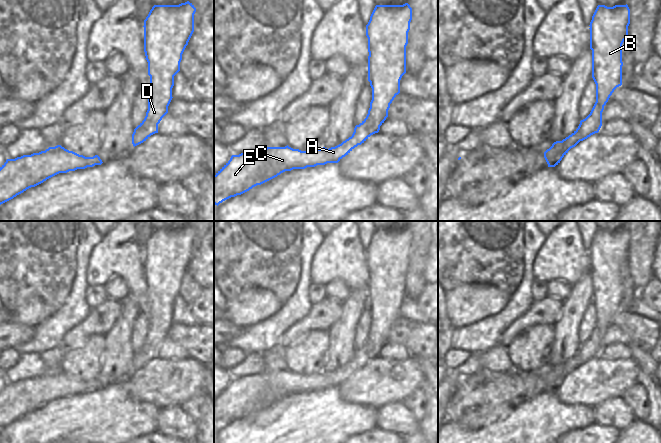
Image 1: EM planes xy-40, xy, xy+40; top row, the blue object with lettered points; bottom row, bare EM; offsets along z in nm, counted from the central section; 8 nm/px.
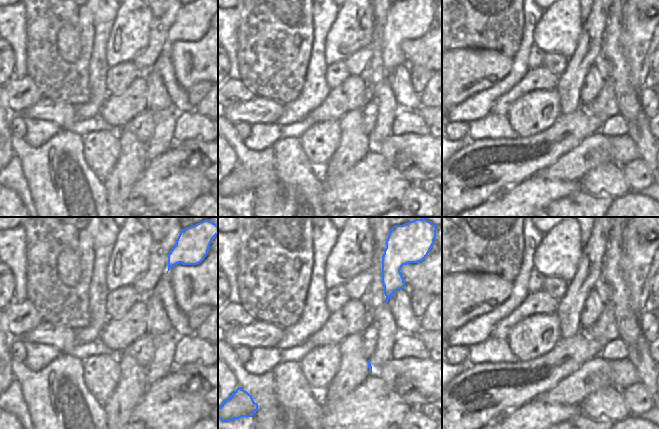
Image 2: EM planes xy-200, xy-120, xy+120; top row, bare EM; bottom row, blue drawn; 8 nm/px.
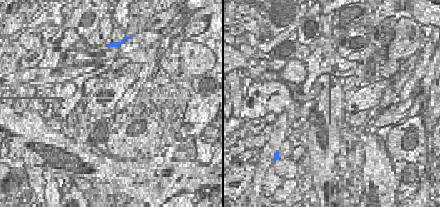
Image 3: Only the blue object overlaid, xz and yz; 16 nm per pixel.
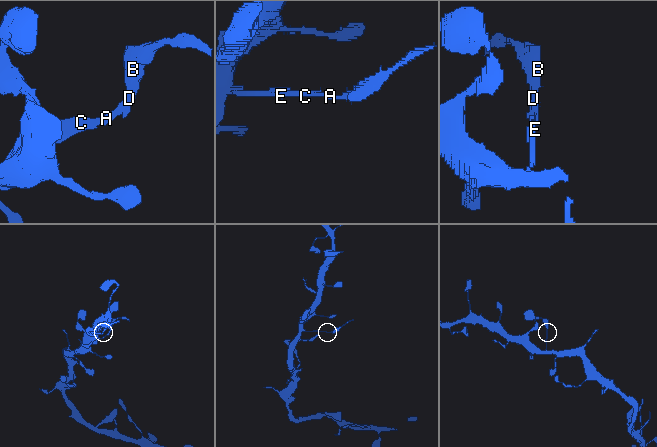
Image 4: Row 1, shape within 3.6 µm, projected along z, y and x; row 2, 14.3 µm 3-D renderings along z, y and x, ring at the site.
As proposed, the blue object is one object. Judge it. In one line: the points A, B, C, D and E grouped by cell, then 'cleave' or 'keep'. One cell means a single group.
groups A C E / B D; cleave

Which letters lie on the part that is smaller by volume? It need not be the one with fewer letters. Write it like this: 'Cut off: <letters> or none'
Cut off: B, D

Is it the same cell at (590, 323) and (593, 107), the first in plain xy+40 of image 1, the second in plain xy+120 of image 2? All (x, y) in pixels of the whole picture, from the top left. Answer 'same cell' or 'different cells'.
different cells

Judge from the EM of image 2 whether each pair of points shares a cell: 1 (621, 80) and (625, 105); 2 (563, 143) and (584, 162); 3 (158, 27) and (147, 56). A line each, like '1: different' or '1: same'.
1: same
2: different
3: same

